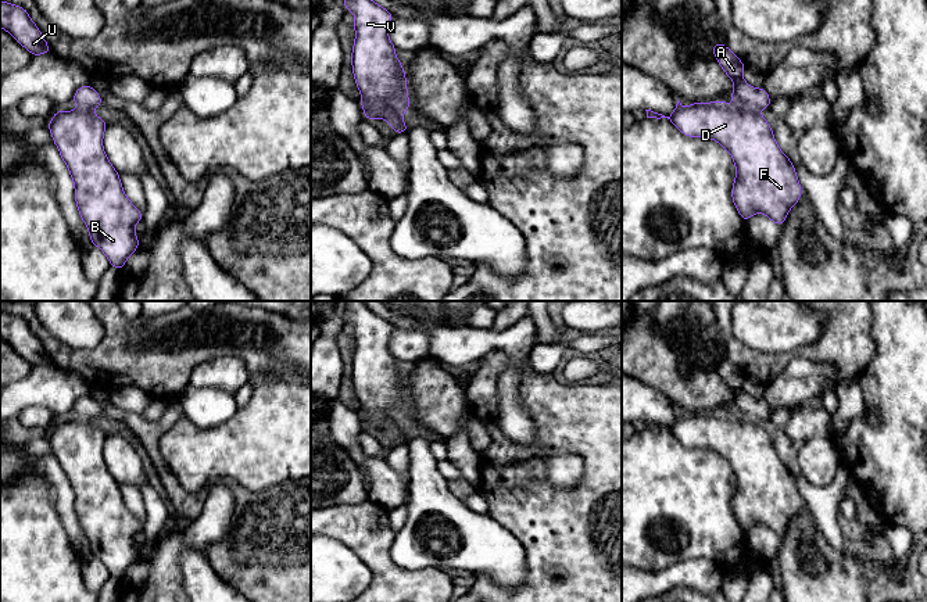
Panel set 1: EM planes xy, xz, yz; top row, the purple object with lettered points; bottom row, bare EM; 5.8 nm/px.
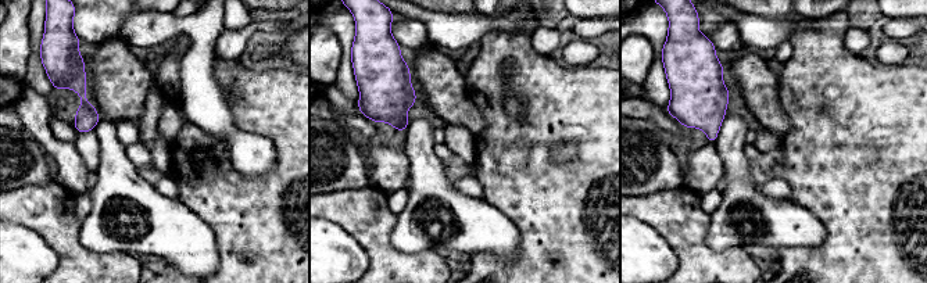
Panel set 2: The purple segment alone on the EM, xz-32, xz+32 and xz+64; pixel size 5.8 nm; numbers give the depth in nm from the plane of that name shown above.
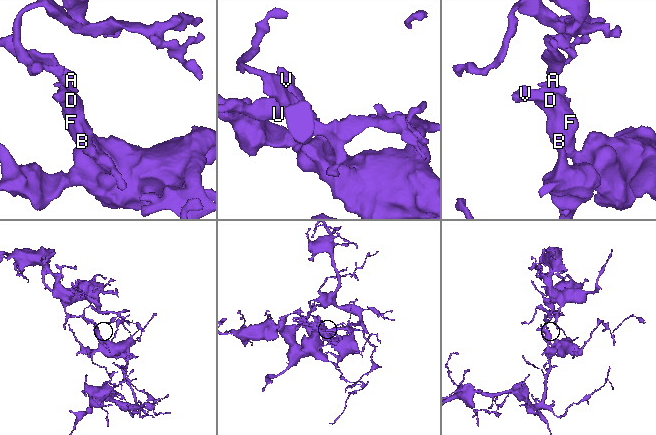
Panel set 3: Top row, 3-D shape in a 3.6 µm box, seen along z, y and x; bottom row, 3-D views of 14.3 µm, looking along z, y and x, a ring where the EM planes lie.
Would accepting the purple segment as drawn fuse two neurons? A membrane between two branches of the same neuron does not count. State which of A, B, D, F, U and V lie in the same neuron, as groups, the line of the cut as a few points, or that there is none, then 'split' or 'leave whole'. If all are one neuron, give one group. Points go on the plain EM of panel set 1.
A U / B D F V; cut in xy along (77, 419), (90, 422); split

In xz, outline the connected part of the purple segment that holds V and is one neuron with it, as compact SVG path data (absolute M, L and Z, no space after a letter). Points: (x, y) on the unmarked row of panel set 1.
M344 301L344 320L350 320L355 329L355 351L350 370L365 429L369 431L379 429L387 434L397 427L402 429L402 424L409 420L409 408L404 377L389 348L393 325L371 311L362 301Z

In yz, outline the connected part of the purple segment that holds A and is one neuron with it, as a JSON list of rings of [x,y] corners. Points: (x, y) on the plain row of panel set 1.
[[[717,352],[712,358],[712,363],[717,369],[723,383],[726,383],[727,387],[734,393],[731,411],[741,413],[744,418],[748,418],[752,422],[770,418],[772,412],[767,402],[763,398],[752,398],[744,391],[742,386],[745,376],[729,358]]]

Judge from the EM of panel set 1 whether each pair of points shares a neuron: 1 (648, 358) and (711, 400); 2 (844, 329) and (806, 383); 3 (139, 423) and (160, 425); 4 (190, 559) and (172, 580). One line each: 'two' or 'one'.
1: one
2: two
3: one
4: two

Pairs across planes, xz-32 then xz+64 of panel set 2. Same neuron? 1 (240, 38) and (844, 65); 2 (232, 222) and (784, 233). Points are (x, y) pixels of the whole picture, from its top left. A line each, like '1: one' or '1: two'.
1: two
2: two

